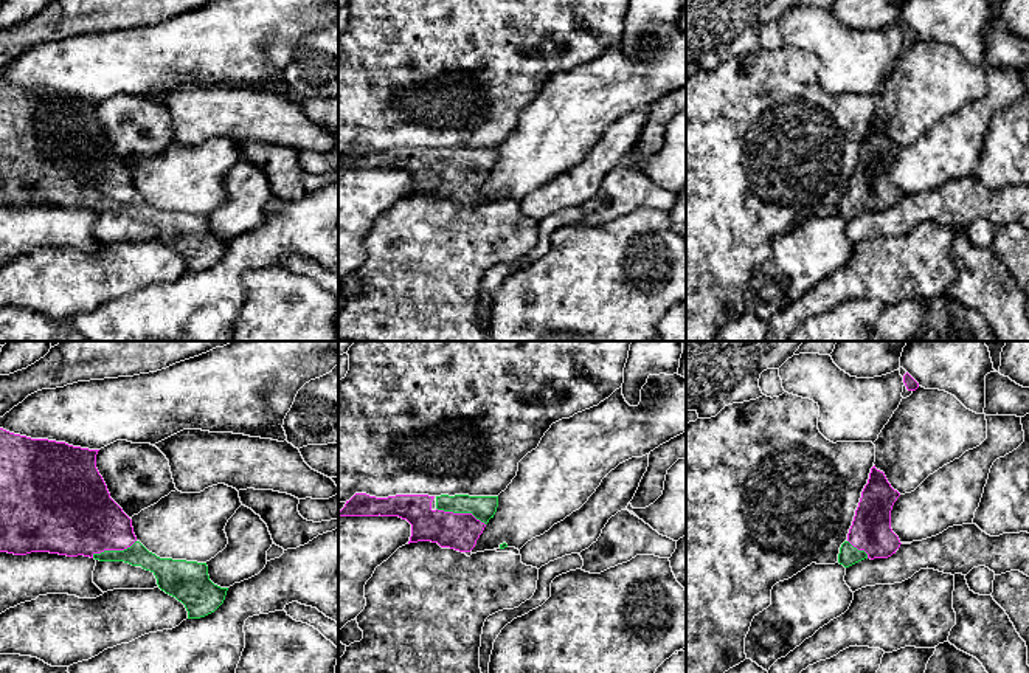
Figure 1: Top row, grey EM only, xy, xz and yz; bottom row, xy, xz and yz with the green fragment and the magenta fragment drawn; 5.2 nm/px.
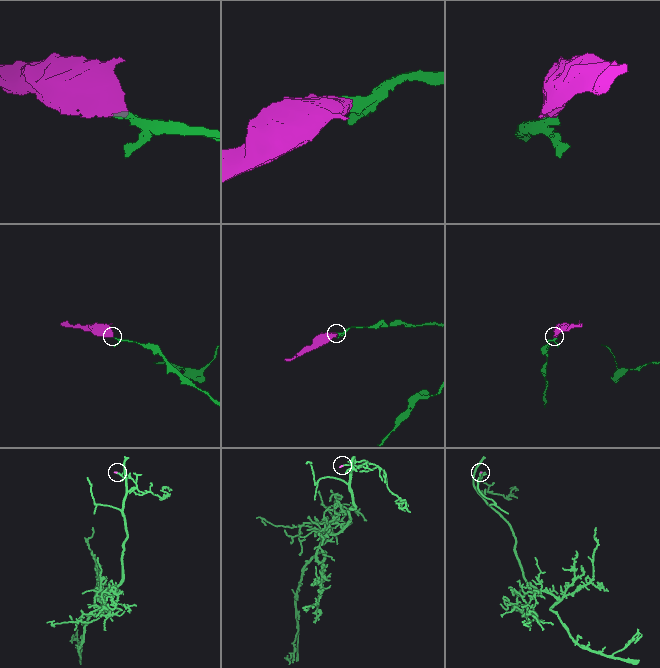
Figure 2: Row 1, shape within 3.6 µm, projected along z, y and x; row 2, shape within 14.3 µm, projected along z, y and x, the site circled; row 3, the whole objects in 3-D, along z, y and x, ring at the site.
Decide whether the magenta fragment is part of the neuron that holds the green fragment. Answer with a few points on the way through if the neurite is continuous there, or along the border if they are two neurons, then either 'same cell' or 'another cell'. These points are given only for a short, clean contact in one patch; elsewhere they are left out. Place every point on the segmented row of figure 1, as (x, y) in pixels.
runs through xz (483, 507), (475, 512), (461, 512), (457, 531); same cell

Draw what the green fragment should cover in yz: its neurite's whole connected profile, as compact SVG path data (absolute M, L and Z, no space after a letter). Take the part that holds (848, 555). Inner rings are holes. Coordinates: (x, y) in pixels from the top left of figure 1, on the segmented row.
M871 468L861 492L847 540L841 544L838 563L849 568L864 558L888 558L900 547L891 529L891 510L900 493L891 487L883 471Z

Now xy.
M0 428L0 552L84 555L141 566L155 575L161 591L185 605L188 619L214 613L223 603L228 588L210 580L206 563L160 558L137 540L132 519L110 498L96 468L98 451Z

